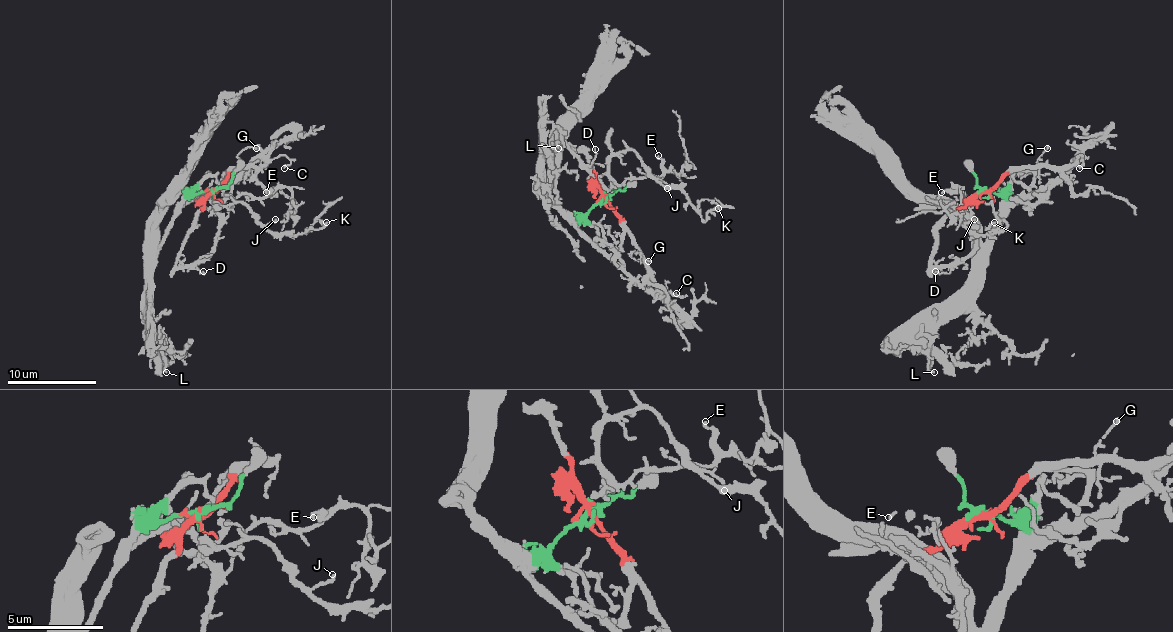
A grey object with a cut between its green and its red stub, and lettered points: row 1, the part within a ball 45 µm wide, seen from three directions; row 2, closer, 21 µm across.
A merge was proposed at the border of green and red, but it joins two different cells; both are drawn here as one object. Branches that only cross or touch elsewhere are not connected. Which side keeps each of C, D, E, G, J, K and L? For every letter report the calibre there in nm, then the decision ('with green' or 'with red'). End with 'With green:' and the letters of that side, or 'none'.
C: 140 nm | with red
D: 130 nm | with red
E: 180 nm | with red
G: 110 nm | with red
J: 130 nm | with red
K: 140 nm | with red
L: 150 nm | with green
With green: L

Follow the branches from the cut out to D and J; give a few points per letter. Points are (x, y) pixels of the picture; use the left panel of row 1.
D: (211, 190), (180, 253), (182, 261), (202, 270)
J: (211, 190), (189, 230), (184, 264), (198, 264), (213, 246), (218, 204), (240, 201), (262, 224), (275, 219)

